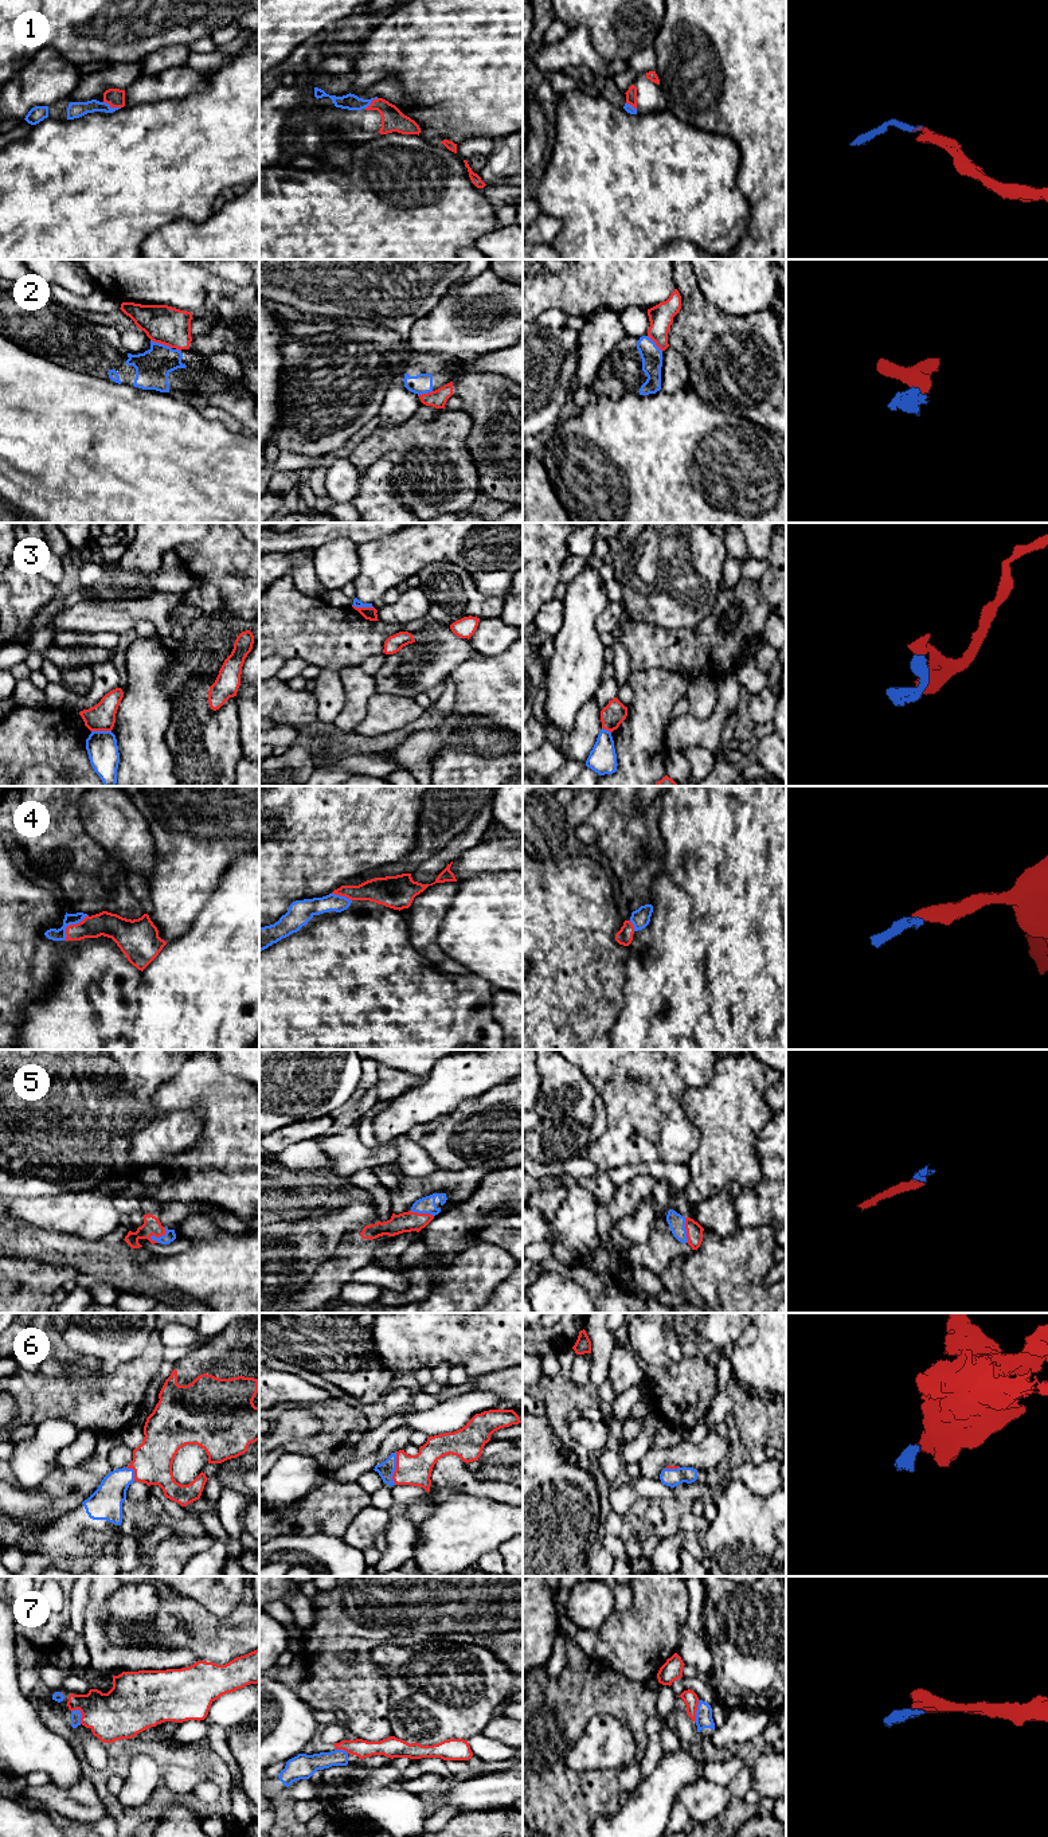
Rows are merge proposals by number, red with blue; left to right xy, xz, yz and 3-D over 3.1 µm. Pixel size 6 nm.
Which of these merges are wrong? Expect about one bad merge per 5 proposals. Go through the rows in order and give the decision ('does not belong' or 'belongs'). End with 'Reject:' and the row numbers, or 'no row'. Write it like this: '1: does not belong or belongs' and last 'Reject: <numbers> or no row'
1: belongs
2: does not belong
3: does not belong
4: belongs
5: belongs
6: belongs
7: belongs
Reject: 2, 3

